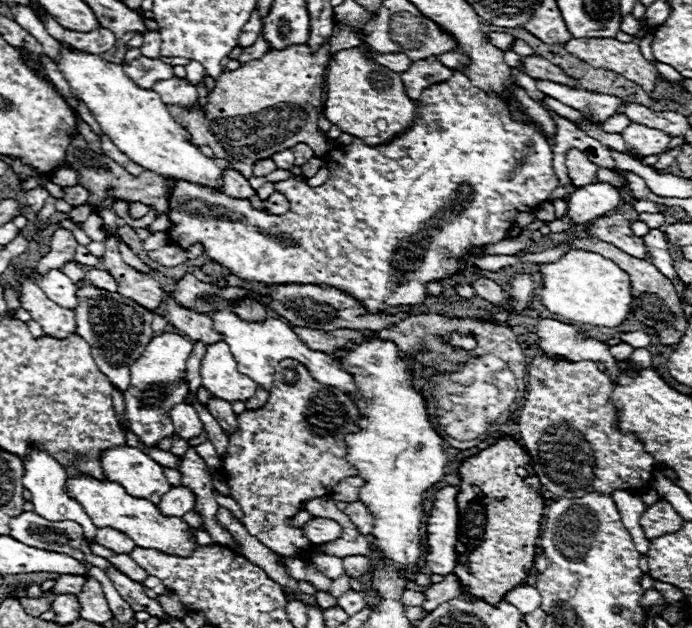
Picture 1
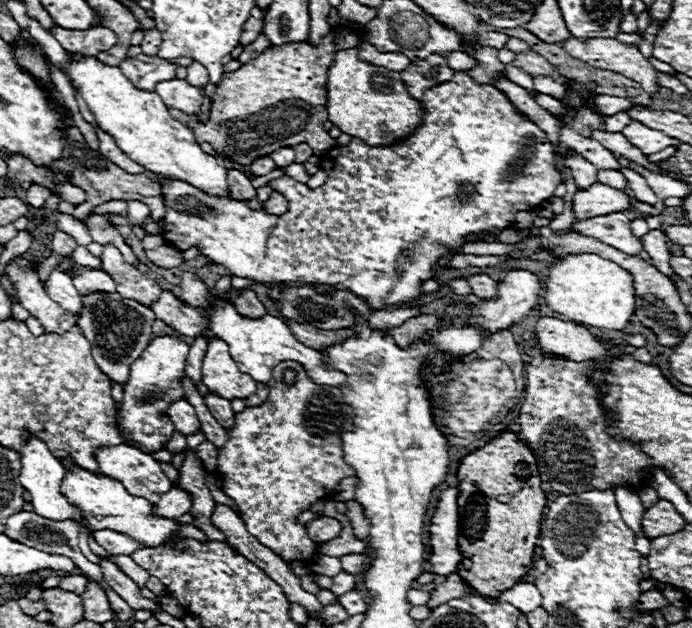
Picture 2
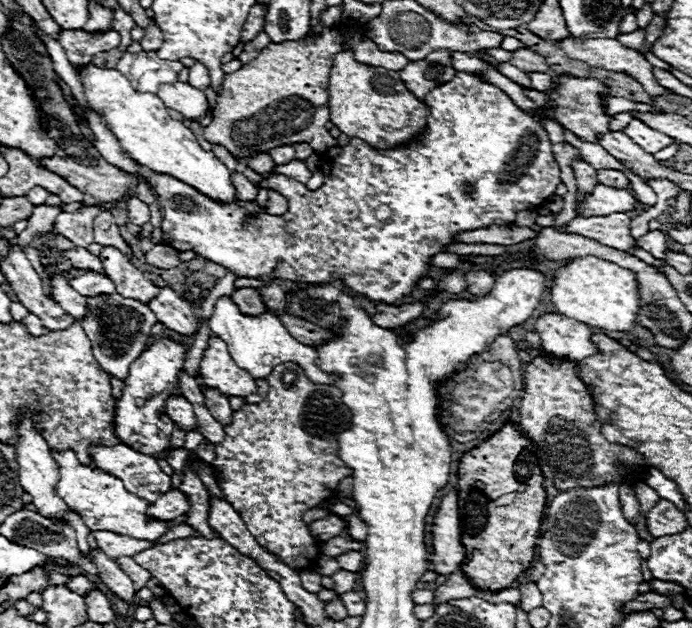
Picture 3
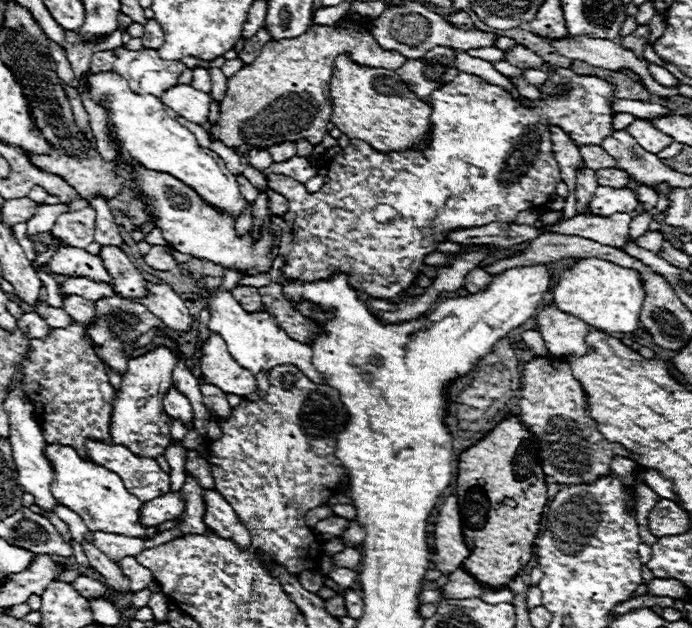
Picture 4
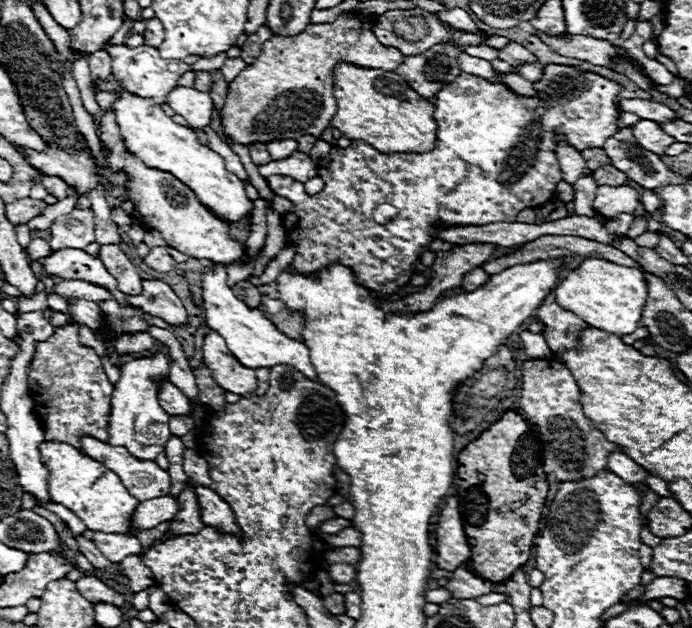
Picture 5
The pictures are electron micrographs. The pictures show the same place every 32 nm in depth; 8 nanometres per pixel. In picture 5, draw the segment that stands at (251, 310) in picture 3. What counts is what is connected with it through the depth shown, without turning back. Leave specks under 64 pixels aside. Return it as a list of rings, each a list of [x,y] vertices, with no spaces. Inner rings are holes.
[[[240,280],[238,284],[234,284],[234,294],[242,298],[244,304],[250,304],[252,308],[260,308],[260,292],[252,282]]]

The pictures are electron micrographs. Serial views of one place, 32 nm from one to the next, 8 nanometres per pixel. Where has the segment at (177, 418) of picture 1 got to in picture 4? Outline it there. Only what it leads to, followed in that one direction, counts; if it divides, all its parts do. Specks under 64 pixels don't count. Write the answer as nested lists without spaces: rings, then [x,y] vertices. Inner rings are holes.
[[[168,388],[168,392],[162,396],[162,408],[170,418],[178,418],[184,422],[190,422],[194,418],[190,402],[176,388]]]

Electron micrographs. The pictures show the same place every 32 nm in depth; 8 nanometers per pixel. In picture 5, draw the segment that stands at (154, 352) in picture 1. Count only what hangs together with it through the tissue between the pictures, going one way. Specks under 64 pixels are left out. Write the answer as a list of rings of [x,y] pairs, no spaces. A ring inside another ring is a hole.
[[[158,352],[150,358],[138,358],[130,360],[120,368],[120,380],[114,386],[112,392],[112,412],[108,418],[108,444],[124,446],[134,458],[138,460],[156,460],[160,452],[164,452],[166,442],[170,438],[170,416],[162,406],[158,404],[156,396],[156,380],[168,378],[168,354]]]

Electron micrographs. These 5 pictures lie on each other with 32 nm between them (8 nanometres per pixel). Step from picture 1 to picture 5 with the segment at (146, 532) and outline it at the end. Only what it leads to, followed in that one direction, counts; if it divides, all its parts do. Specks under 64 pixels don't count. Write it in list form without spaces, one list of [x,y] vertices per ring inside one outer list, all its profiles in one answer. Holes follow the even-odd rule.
[[[54,440],[40,442],[40,458],[50,472],[48,494],[52,502],[74,512],[92,532],[128,532],[128,520],[132,518],[138,500],[124,488],[122,480],[112,470],[92,460],[84,450]]]

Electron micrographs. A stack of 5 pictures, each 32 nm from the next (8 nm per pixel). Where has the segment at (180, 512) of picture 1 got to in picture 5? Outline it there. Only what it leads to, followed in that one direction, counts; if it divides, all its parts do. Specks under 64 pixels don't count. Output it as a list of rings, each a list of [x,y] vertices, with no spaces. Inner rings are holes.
[[[172,496],[146,500],[136,506],[136,512],[134,512],[134,518],[130,524],[134,530],[148,530],[162,522],[172,520],[176,512],[178,512],[178,500]]]

